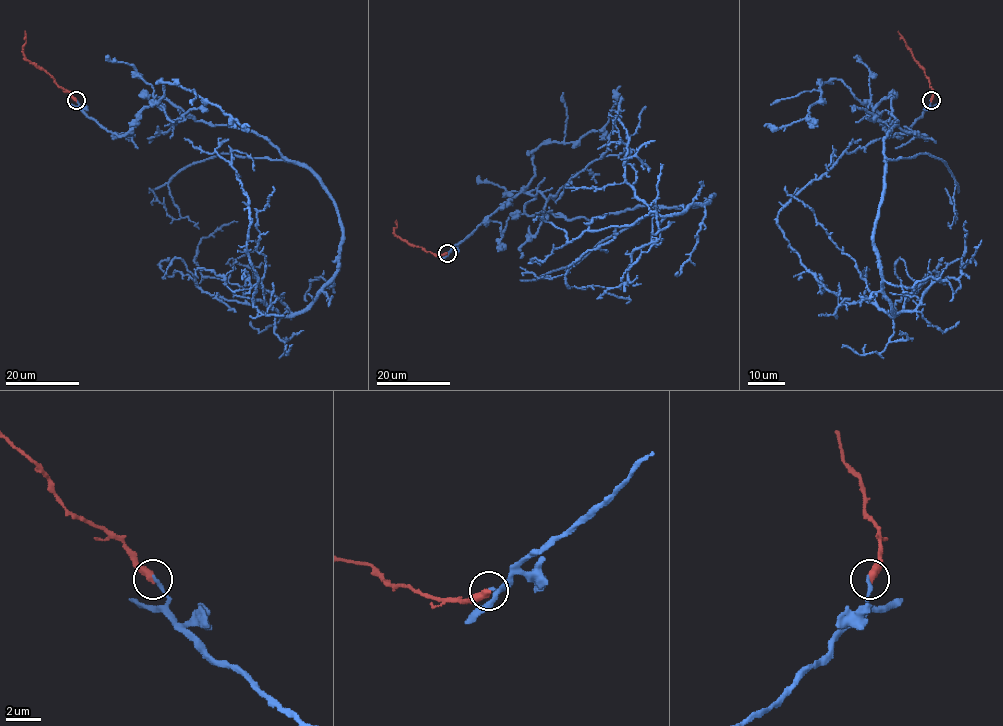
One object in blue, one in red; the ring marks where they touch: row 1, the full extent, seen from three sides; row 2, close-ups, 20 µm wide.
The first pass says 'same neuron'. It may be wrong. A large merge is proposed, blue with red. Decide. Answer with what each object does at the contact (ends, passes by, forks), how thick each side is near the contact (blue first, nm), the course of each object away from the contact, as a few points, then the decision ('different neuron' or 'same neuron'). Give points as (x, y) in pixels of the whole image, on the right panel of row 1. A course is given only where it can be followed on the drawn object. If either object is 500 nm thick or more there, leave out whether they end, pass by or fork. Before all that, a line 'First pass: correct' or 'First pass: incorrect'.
First pass: incorrect
blue ends there; red ends there; 200 nm thick on the blue side, 440 nm on the other; blue runs (930, 100), (894, 135), (870, 105), (898, 121), (874, 231), (893, 316), (830, 292), (777, 223), (881, 138); red runs (930, 100), (929, 80), (898, 31); different neuron

